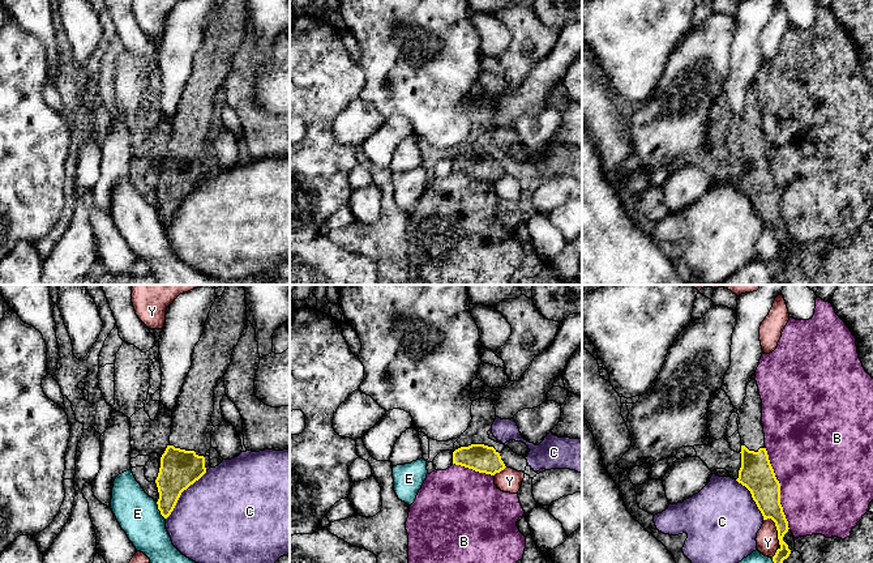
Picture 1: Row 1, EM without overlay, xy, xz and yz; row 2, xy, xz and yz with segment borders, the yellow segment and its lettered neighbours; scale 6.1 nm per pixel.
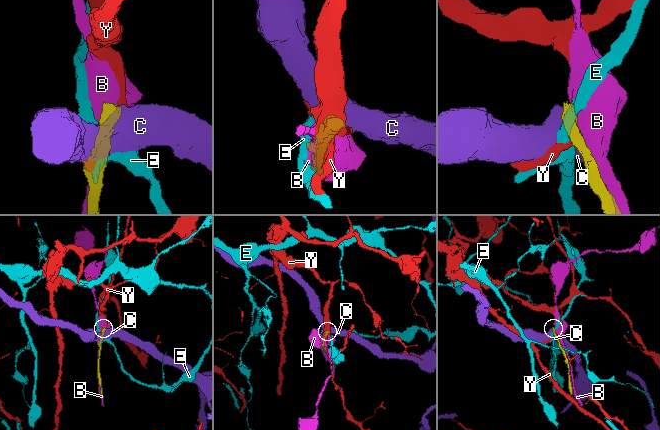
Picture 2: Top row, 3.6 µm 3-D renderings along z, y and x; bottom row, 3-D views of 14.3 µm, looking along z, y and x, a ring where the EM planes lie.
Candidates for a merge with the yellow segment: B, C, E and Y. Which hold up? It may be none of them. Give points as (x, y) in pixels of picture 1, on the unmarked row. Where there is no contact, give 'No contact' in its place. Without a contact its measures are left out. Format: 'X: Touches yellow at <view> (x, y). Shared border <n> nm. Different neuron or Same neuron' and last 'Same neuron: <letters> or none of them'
B: Touches yellow at yz (779, 196). Shared border 500 nm. Different neuron
C: Touches yellow at xy (180, 201). Shared border 380 nm. Different neuron
E: Touches yellow at xy (159, 217). Shared border 130 nm. Different neuron
Y: Touches yellow at yz (777, 235). Shared border 190 nm. Different neuron
Same neuron: none of them

